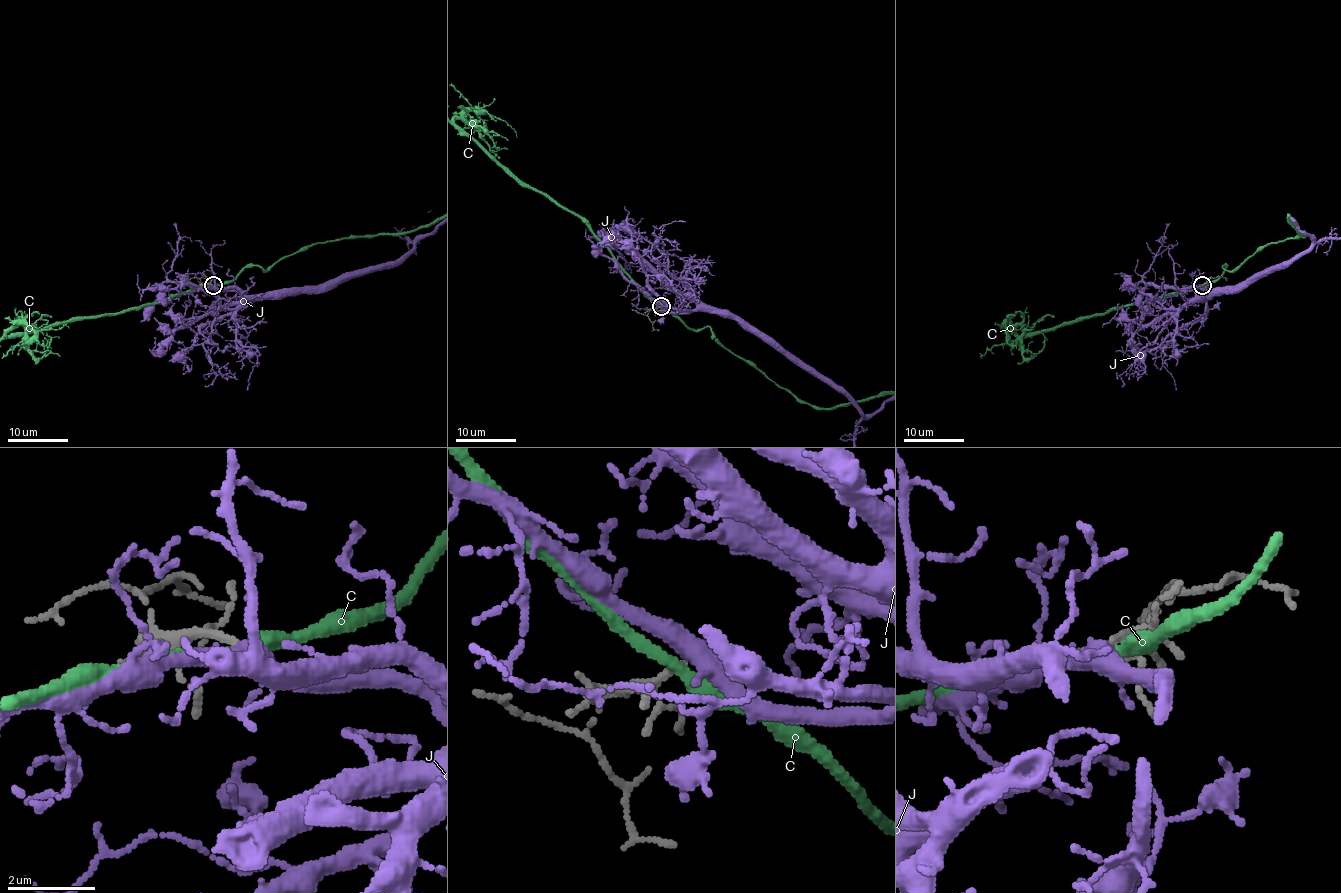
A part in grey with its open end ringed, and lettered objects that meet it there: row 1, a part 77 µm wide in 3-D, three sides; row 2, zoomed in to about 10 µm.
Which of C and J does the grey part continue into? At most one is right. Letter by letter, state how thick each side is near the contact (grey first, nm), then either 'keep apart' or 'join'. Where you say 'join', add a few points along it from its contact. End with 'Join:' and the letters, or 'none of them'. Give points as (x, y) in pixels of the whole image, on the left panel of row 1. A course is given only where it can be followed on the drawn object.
C: 150/320 nm | keep apart
J: 120/360 nm | join
Join: J

